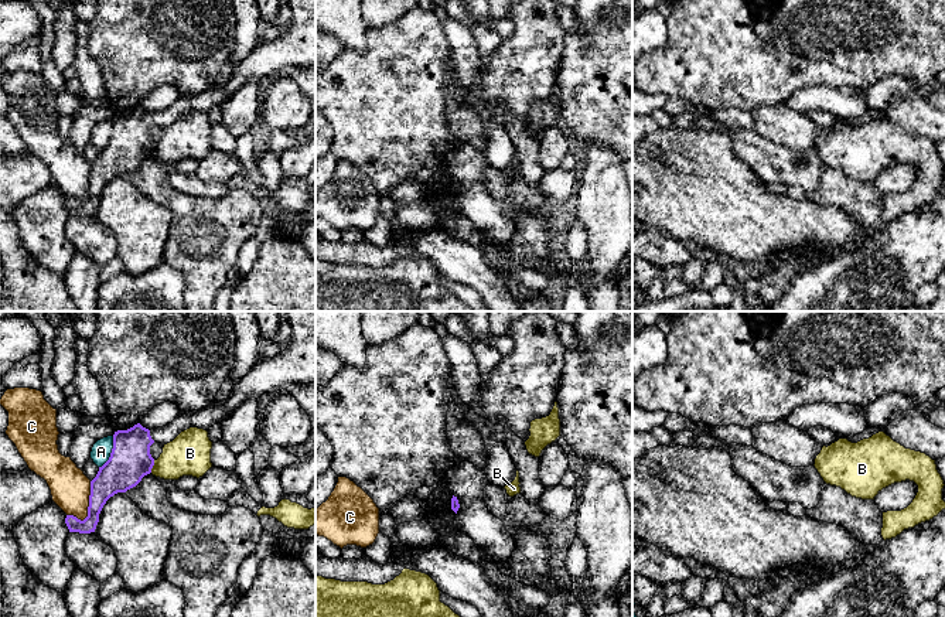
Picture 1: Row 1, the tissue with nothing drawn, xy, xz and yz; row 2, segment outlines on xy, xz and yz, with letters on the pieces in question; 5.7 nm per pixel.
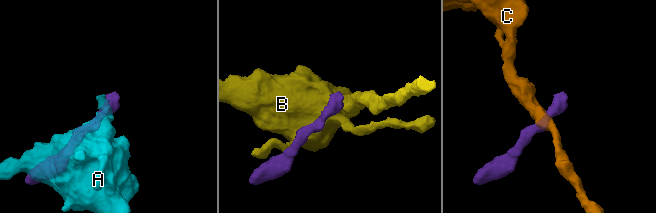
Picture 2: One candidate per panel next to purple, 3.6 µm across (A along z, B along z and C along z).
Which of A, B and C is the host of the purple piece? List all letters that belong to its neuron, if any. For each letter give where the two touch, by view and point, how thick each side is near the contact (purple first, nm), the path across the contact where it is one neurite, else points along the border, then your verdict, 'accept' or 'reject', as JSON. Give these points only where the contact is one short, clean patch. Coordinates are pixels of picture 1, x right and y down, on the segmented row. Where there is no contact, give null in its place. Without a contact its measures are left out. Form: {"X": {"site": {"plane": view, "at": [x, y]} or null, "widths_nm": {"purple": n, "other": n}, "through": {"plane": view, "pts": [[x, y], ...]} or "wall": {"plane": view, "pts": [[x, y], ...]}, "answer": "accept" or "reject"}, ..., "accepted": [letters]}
{"A": {"site": {"plane": "xy", "at": [112, 452]}, "widths_nm": {"purple": 240, "other": 110}, "wall": {"plane": "xy", "pts": [[113, 436], [111, 456], [99, 467]]}, "answer": "reject"}, "B": {"site": {"plane": "xy", "at": [153, 464]}, "widths_nm": {"purple": 240, "other": 240}, "wall": {"plane": "xy", "pts": [[154, 460], [150, 471]]}, "answer": "reject"}, "C": {"site": {"plane": "xy", "at": [88, 508]}, "widths_nm": {"purple": 190, "other": 220}, "wall": {"plane": "xy", "pts": [[91, 481], [88, 514], [82, 520], [67, 515]]}, "answer": "reject"}, "accepted": []}

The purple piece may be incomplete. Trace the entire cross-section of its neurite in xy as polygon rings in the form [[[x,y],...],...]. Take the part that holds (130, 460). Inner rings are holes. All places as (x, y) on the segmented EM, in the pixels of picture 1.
[[[282,311],[282,317],[291,328],[287,348],[273,358],[260,358],[236,384],[226,400],[214,402],[199,410],[180,412],[163,427],[149,430],[137,423],[127,430],[115,432],[110,457],[91,481],[88,517],[81,521],[66,515],[69,532],[95,532],[106,501],[136,487],[151,473],[154,459],[150,446],[154,442],[167,444],[190,427],[208,430],[222,423],[249,398],[257,399],[291,385],[315,382],[315,311]]]

